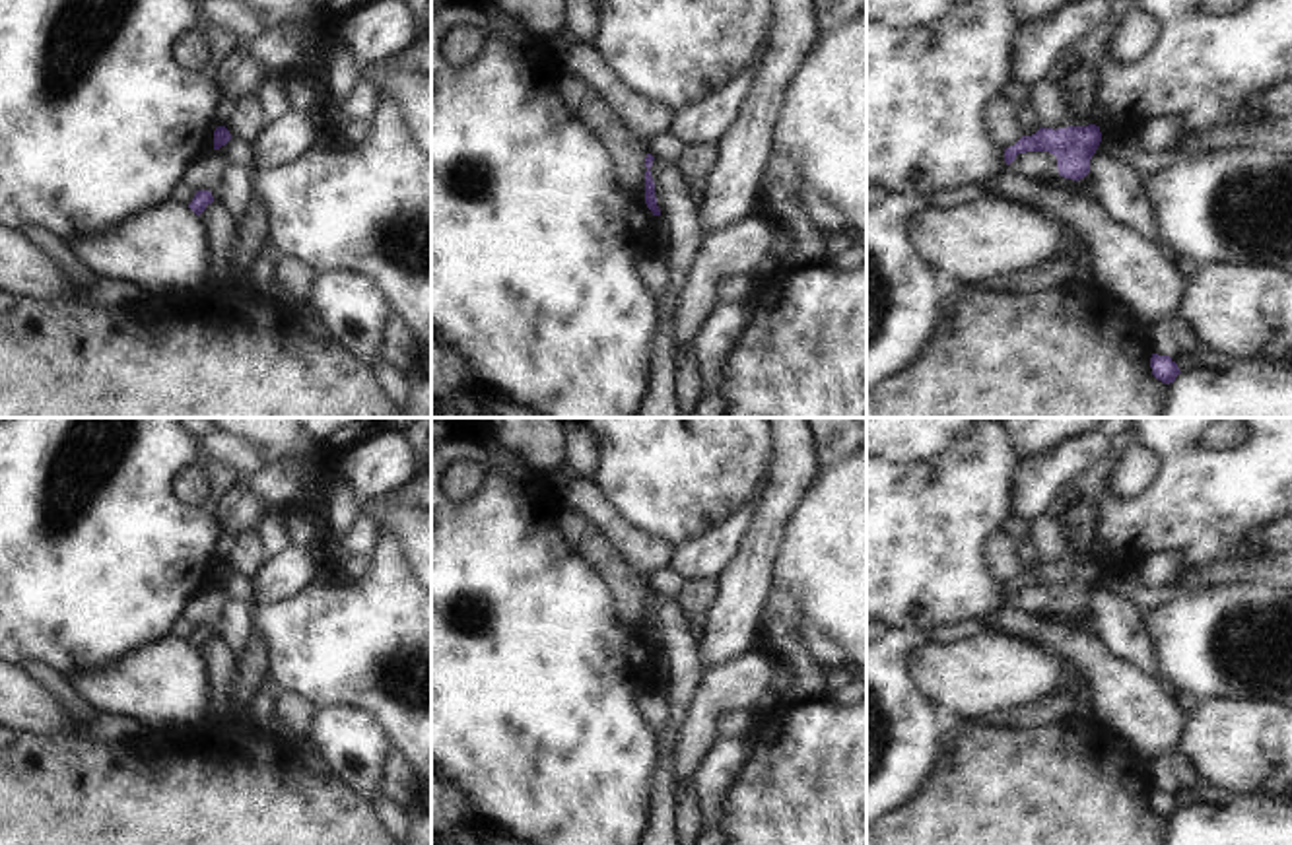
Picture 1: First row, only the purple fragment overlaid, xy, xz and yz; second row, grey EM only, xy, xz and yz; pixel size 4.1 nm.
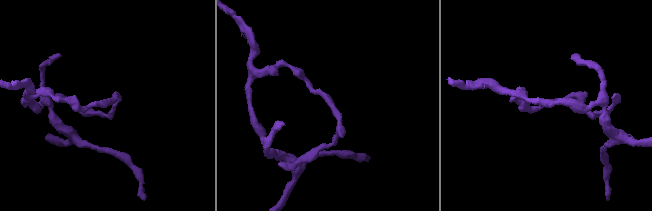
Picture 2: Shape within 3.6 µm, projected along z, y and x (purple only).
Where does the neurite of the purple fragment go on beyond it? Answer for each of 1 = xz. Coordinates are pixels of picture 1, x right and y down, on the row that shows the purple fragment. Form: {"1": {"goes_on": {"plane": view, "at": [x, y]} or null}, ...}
{"1": {"goes_on": null}}

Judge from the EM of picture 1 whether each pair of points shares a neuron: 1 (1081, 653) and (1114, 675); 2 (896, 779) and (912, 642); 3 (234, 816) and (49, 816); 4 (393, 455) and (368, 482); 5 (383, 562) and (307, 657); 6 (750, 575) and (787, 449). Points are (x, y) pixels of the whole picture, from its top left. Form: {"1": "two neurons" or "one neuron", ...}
{"1": "one neuron", "2": "one neuron", "3": "one neuron", "4": "one neuron", "5": "one neuron", "6": "one neuron"}

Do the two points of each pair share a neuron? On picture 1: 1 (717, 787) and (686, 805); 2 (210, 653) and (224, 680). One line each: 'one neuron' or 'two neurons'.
1: two neurons
2: one neuron

